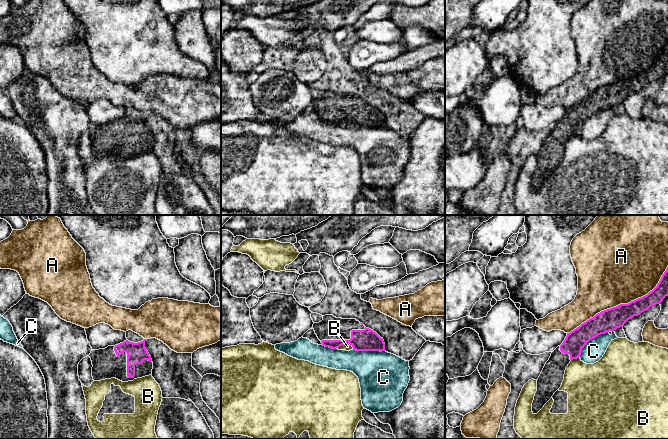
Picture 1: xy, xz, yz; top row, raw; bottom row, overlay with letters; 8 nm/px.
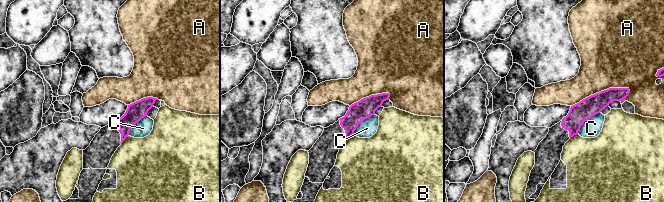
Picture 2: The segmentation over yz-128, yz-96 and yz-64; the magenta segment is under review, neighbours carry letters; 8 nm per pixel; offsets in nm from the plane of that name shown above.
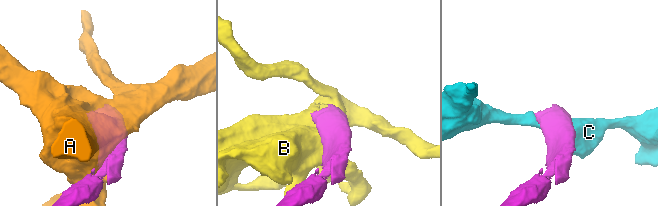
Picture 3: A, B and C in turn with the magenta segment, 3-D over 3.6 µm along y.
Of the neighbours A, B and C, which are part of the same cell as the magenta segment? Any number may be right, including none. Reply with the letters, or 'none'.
none

